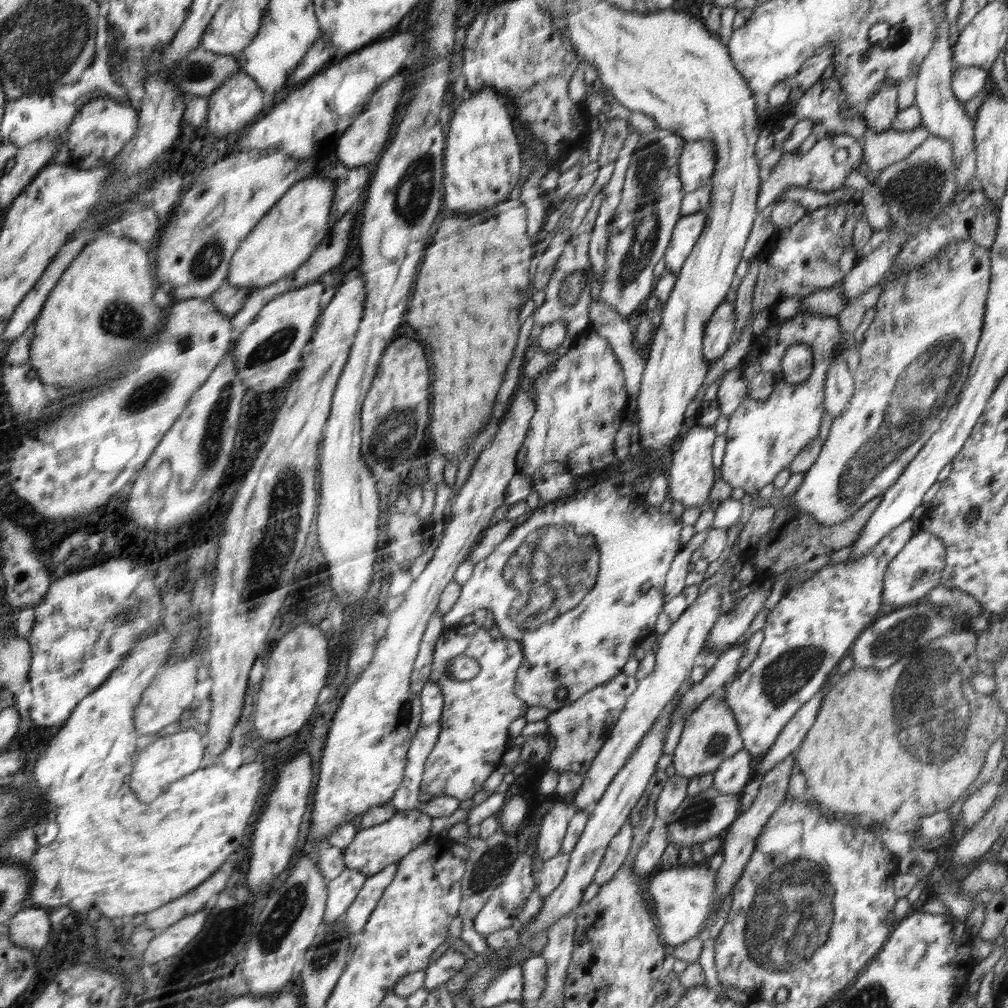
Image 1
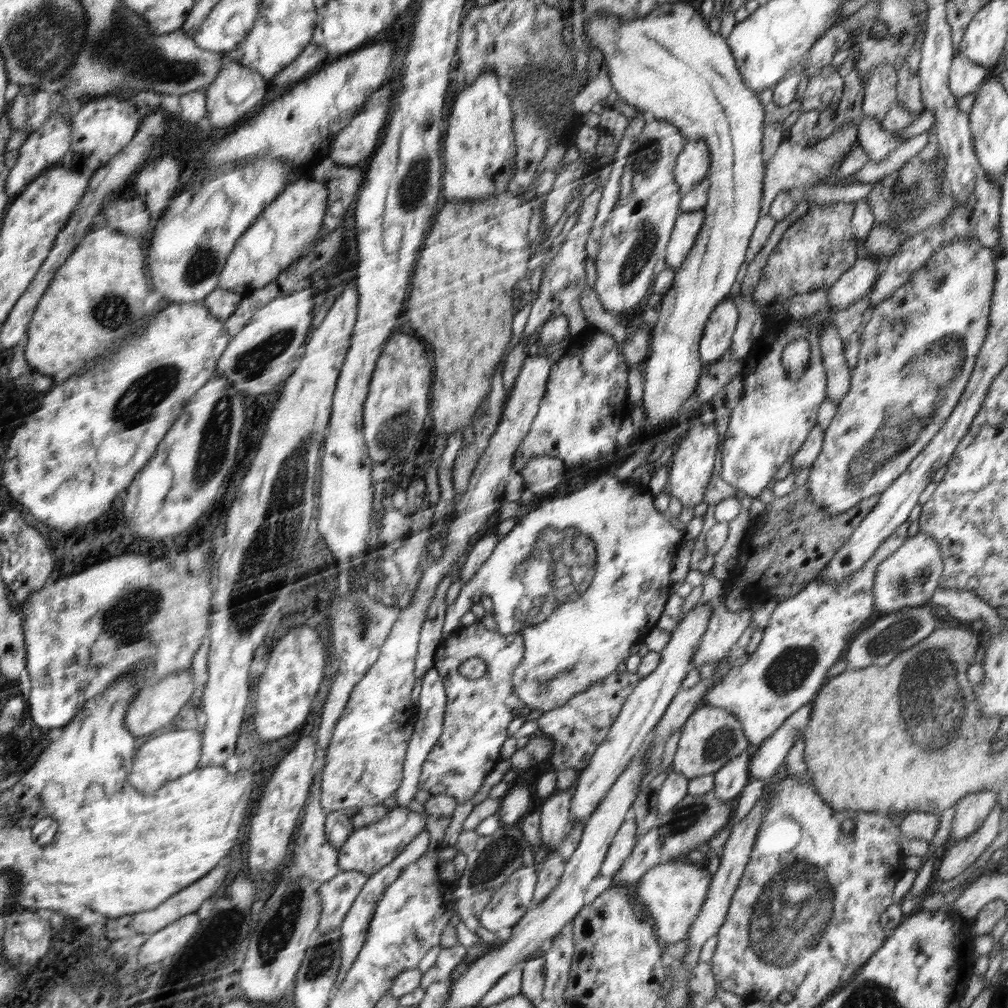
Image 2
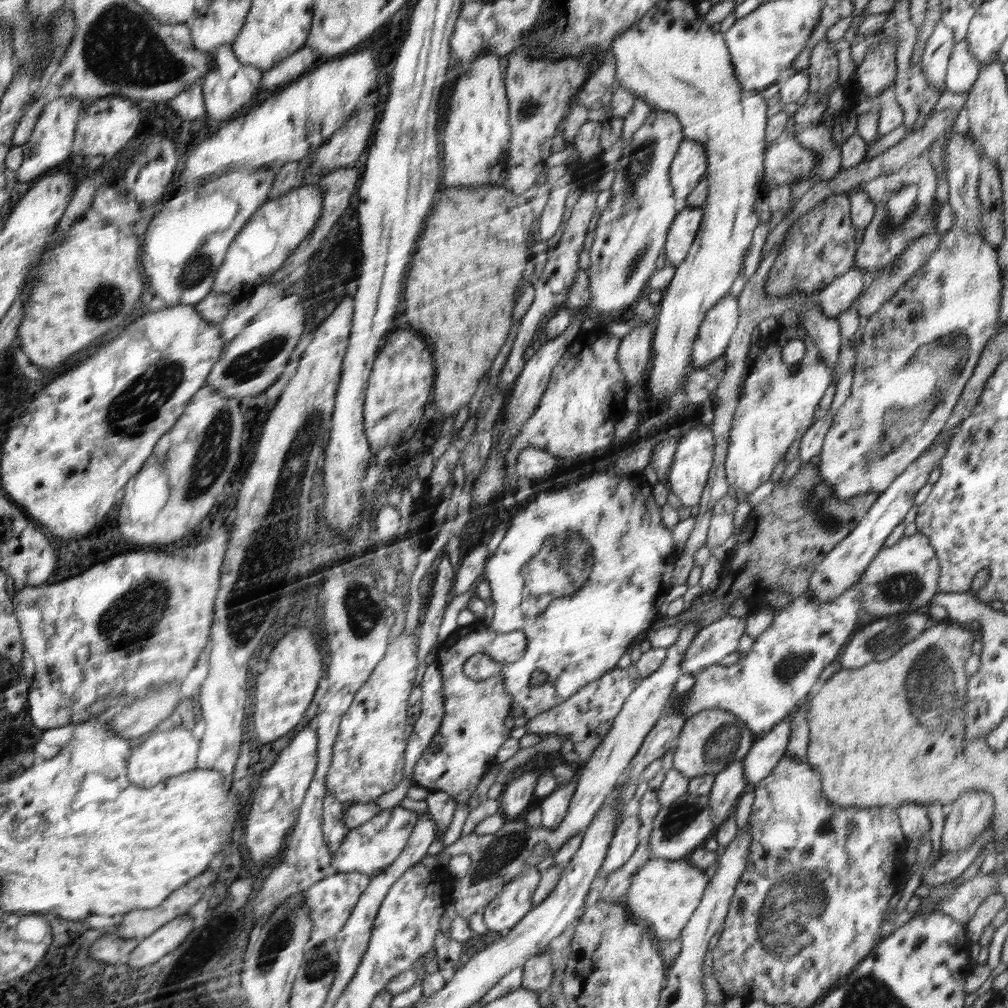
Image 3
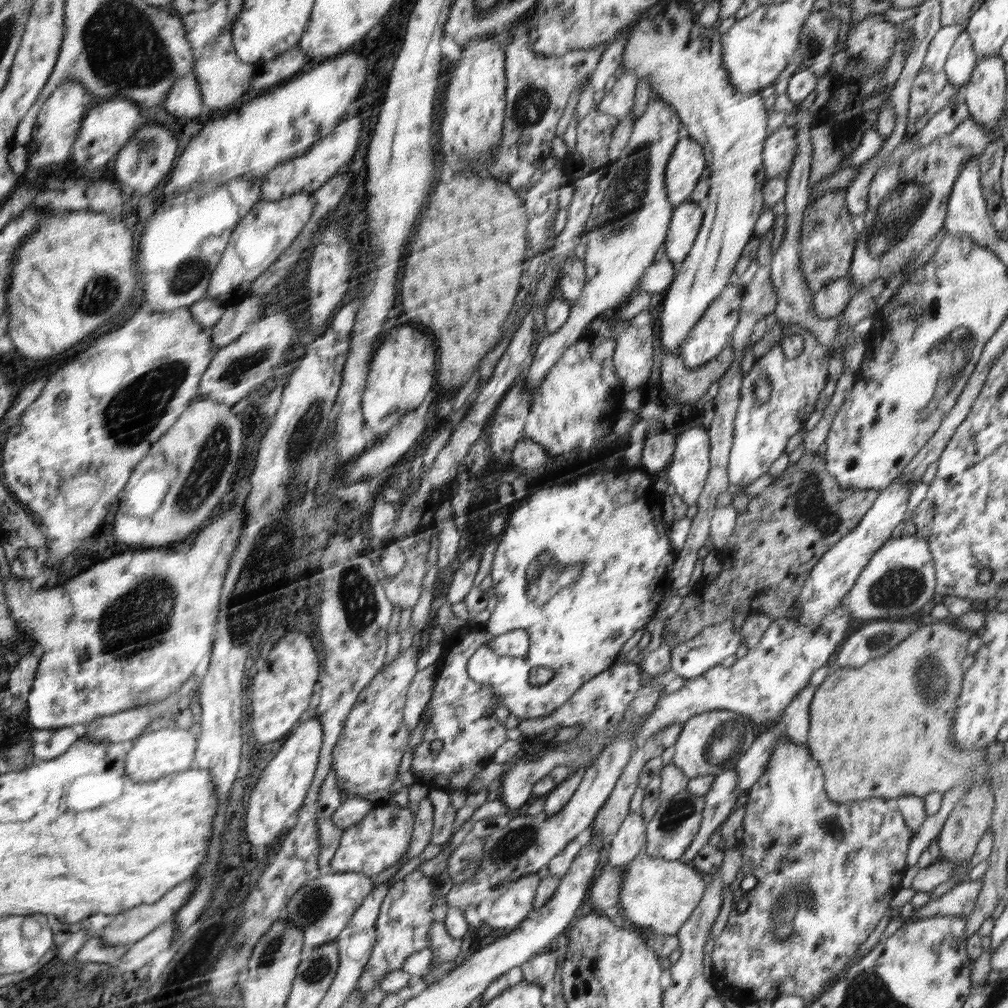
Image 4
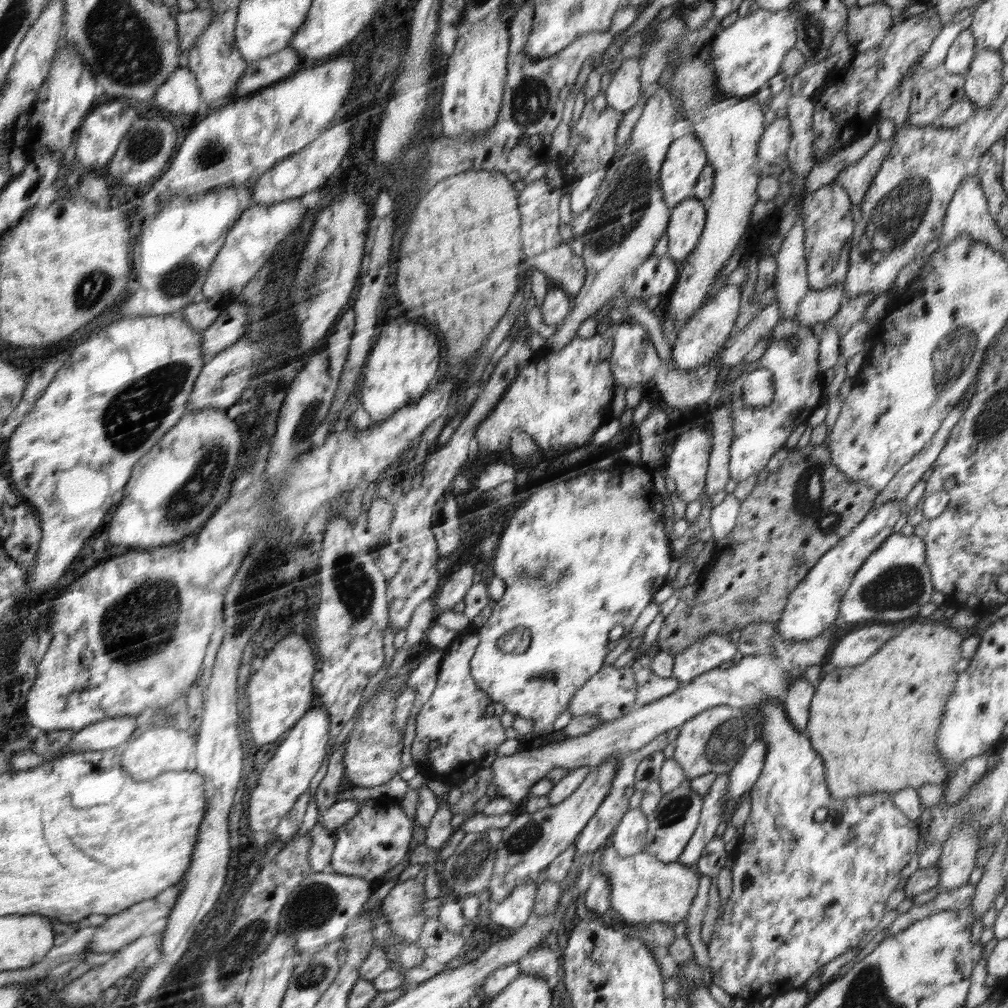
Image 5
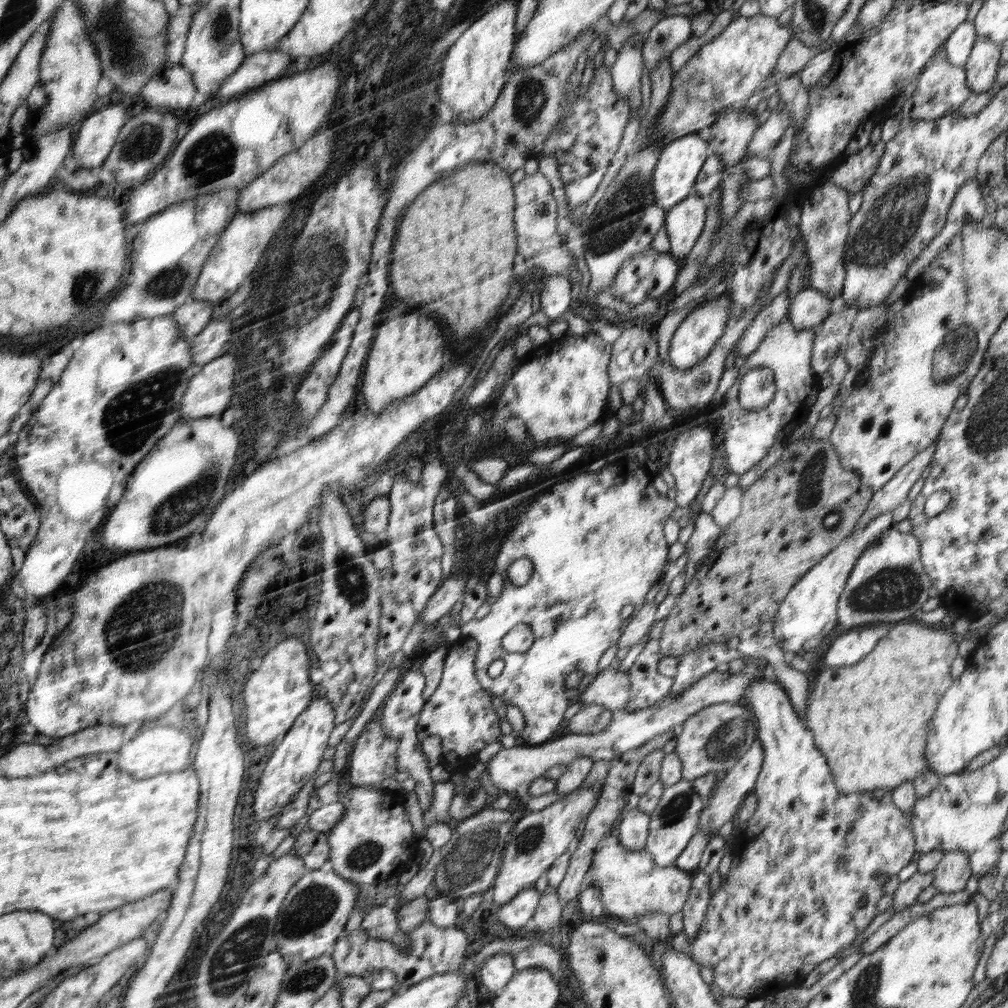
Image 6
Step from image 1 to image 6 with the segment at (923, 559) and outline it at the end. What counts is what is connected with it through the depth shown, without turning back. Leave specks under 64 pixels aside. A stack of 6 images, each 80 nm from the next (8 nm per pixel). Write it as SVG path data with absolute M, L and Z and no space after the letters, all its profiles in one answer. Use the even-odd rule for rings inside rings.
M891 528L884 532L876 544L872 544L856 560L854 569L850 572L850 577L844 585L844 590L837 604L837 621L845 628L852 629L852 626L860 624L899 624L904 620L909 620L914 613L920 612L922 604L928 600L928 591L931 583L924 572L921 562L920 544L916 536L912 534L901 534L897 529Z

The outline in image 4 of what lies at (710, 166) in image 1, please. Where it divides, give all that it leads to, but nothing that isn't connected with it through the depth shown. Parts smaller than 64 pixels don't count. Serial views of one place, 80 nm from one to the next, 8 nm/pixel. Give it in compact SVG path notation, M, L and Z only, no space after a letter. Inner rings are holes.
M690 137L679 138L664 173L668 200L674 207L689 200L706 168L702 146Z

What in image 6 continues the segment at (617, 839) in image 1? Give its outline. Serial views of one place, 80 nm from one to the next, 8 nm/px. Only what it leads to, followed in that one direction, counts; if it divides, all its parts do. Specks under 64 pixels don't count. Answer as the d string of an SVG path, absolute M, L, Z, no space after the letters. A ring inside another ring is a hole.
M638 807L627 809L615 826L619 843L630 852L642 851L649 835L649 814Z

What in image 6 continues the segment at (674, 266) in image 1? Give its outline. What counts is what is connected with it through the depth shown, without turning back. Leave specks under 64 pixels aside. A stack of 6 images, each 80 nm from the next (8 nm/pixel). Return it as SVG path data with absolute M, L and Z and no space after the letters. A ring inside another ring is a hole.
M691 192L682 202L665 213L665 227L669 236L669 253L683 259L693 249L705 225L709 210L709 196Z

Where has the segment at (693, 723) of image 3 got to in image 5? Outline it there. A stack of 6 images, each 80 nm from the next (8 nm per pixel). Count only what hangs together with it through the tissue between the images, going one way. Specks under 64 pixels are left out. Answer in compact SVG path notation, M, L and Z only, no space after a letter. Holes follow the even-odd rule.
M722 704L700 712L680 726L679 735L674 742L673 759L680 763L688 780L708 773L719 775L732 770L732 768L726 768L724 764L698 766L698 762L701 761L706 742L710 740L716 726L720 726L722 722L726 722L734 716L742 716L742 708Z

